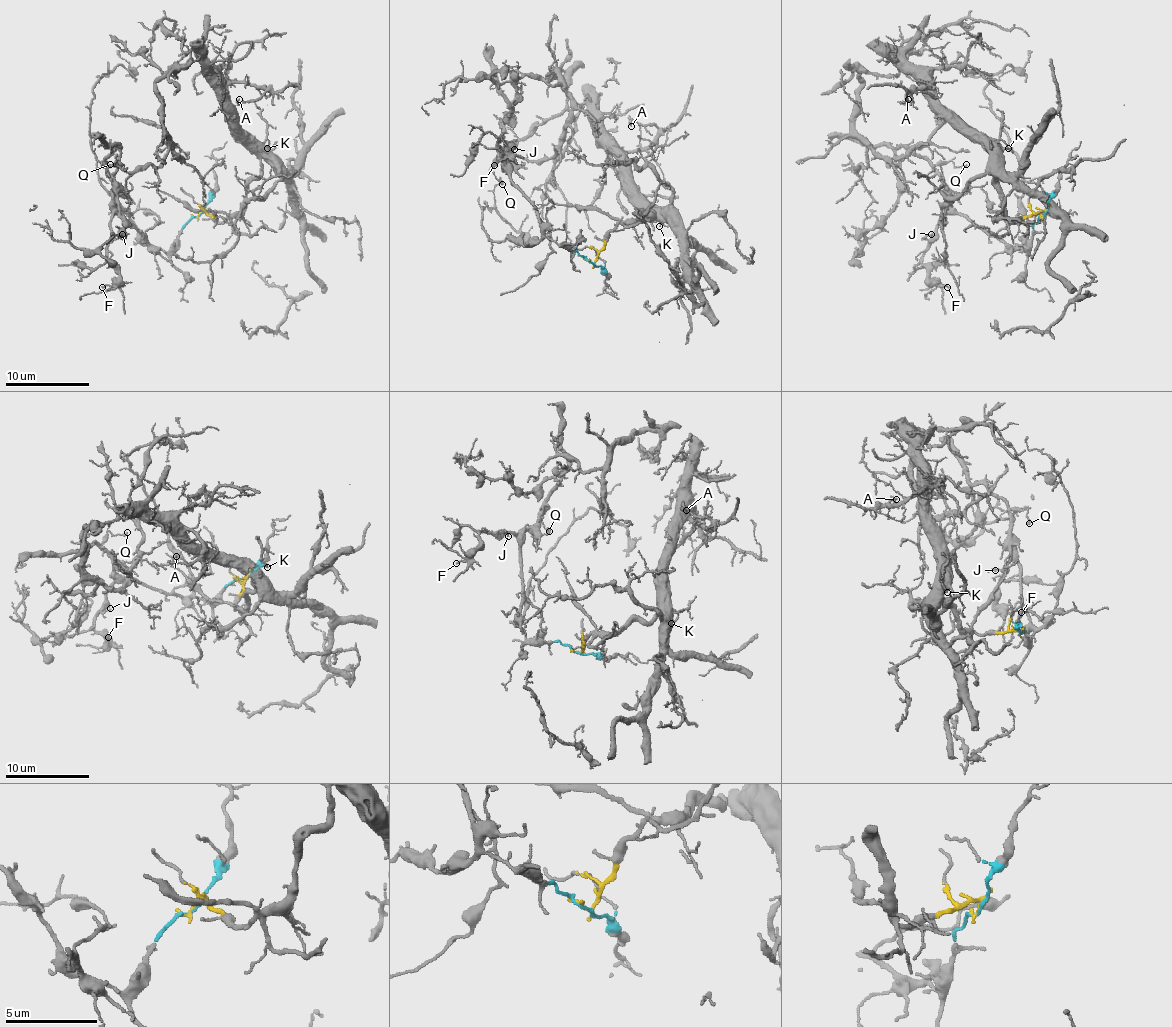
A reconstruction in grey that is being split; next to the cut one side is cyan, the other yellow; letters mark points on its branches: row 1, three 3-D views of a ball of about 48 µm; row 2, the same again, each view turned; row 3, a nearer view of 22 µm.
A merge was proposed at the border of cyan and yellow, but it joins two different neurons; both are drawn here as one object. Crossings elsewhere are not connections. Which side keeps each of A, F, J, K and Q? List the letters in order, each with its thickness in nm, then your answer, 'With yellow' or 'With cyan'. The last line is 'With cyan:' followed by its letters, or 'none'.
A: Thickness 100 nm. With yellow
F: Thickness 130 nm. With cyan
J: Thickness 70 nm. With cyan
K: Thickness 110 nm. With yellow
Q: Thickness 140 nm. With cyan
With cyan: F, J, Q

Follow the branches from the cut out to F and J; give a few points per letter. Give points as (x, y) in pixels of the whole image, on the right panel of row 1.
F: (1044, 214), (1025, 251), (990, 237), (962, 216), (946, 214), (923, 264), (931, 278), (948, 287)
J: (1044, 214), (1033, 226), (1031, 243), (1025, 251), (990, 237), (958, 214), (948, 214), (925, 239), (931, 235)

